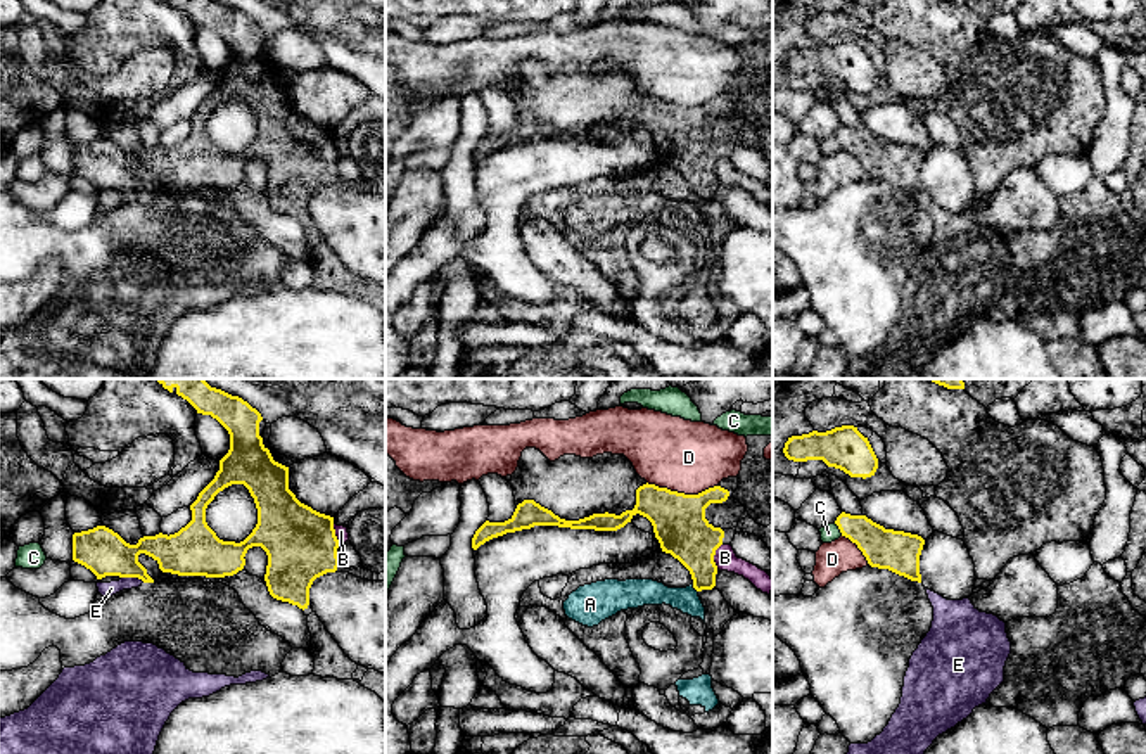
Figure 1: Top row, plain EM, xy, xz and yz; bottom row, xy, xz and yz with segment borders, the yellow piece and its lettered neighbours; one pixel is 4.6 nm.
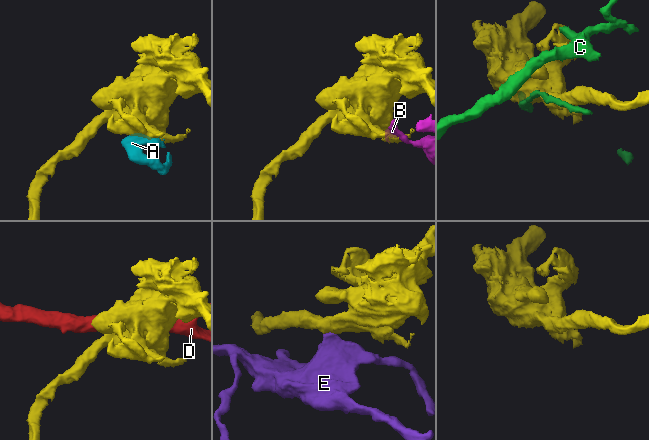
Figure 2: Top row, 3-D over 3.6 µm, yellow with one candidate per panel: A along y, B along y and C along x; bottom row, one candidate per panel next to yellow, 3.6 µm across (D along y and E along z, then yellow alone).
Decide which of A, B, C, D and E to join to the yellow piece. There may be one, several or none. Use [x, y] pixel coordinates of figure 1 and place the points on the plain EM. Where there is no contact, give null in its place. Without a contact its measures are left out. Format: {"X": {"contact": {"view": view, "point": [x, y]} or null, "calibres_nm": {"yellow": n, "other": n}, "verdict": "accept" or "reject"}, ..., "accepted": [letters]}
{"A": {"contact": {"view": "xz", "point": [693, 199]}, "calibres_nm": {"yellow": 240, "other": 130}, "verdict": "accept"}, "B": {"contact": {"view": "xz", "point": [714, 166]}, "calibres_nm": {"yellow": 240, "other": 100}, "verdict": "reject"}, "C": {"contact": {"view": "yz", "point": [839, 140]}, "calibres_nm": {"yellow": 190, "other": 80}, "verdict": "reject"}, "D": {"contact": {"view": "xz", "point": [681, 106]}, "calibres_nm": {"yellow": 240, "other": 340}, "verdict": "reject"}, "E": {"contact": {"view": "xy", "point": [133, 189]}, "calibres_nm": {"yellow": 220, "other": 70}, "verdict": "reject"}, "accepted": ["A"]}

